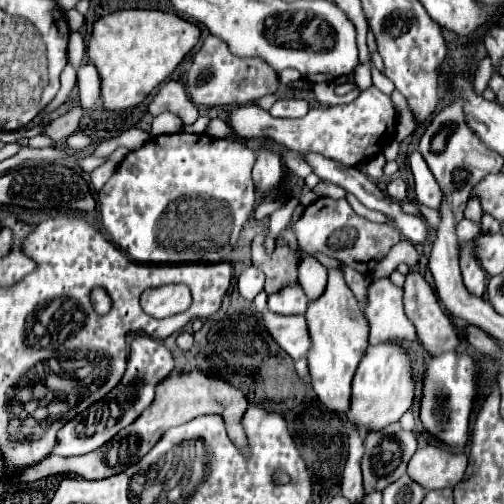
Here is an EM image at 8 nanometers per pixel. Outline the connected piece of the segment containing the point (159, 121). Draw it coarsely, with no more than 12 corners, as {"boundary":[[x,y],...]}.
{"boundary":[[164,112],[154,118],[150,135],[177,133],[183,122]]}

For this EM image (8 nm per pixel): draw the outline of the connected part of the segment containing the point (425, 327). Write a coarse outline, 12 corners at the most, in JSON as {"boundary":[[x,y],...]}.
{"boundary":[[412,271],[404,313],[424,347],[442,355],[458,335],[434,289]]}

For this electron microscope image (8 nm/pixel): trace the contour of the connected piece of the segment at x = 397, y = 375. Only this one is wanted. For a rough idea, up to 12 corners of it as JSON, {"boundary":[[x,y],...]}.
{"boundary":[[368,347],[352,381],[348,421],[362,433],[412,405],[412,359]]}

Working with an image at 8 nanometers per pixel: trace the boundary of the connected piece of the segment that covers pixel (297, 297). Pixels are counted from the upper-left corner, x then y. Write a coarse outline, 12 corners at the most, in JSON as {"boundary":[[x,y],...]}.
{"boundary":[[300,285],[268,295],[278,315],[304,315],[308,297]]}

